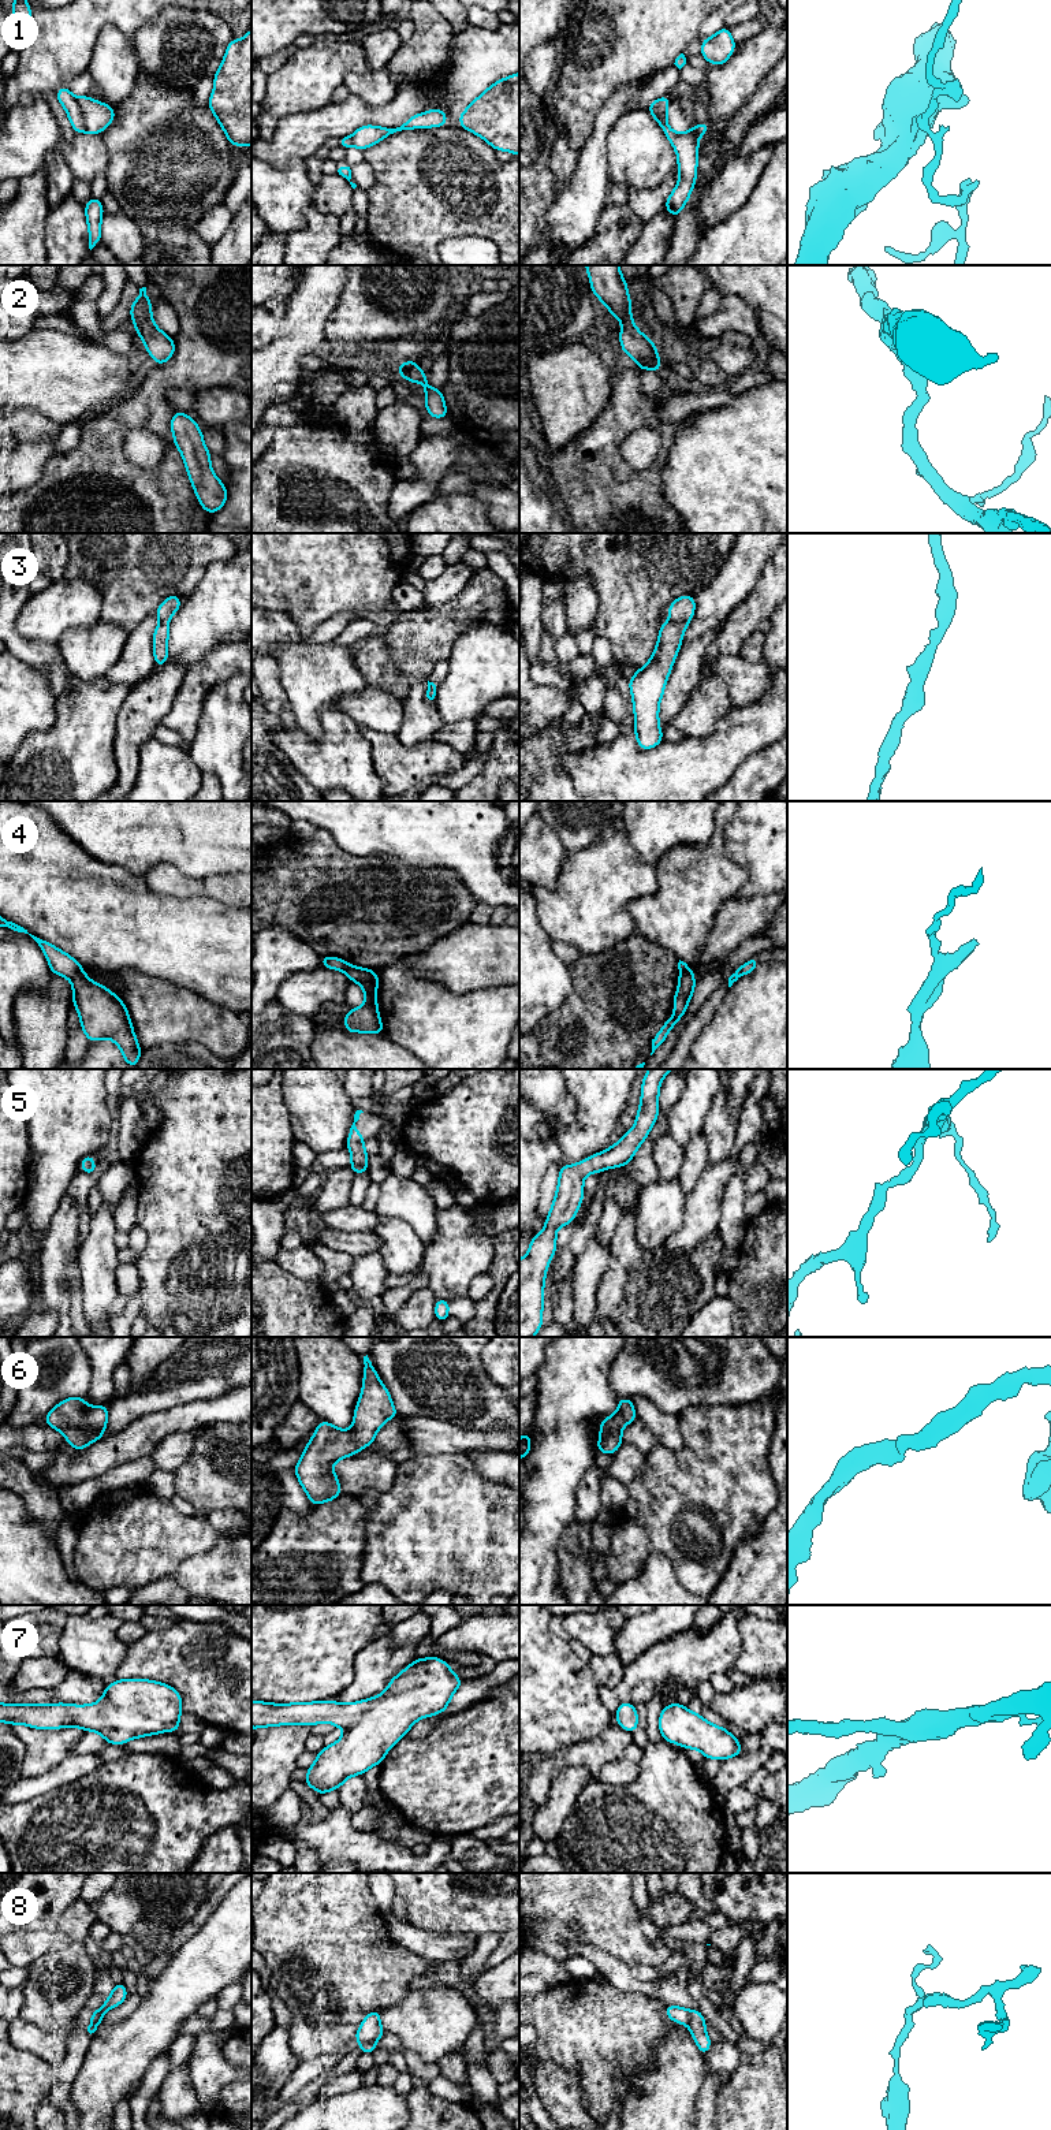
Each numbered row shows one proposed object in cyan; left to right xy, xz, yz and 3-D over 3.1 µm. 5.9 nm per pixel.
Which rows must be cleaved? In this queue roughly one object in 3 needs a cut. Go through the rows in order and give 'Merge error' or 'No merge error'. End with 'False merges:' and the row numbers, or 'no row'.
1: Merge error
2: No merge error
3: No merge error
4: Merge error
5: No merge error
6: No merge error
7: No merge error
8: Merge error
False merges: 1, 4, 8

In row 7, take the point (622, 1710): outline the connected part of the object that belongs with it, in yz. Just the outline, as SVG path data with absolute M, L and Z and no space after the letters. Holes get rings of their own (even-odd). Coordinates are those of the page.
M620 1702L616 1709L615 1721L627 1732L633 1734L638 1727L638 1714L636 1705L629 1702Z

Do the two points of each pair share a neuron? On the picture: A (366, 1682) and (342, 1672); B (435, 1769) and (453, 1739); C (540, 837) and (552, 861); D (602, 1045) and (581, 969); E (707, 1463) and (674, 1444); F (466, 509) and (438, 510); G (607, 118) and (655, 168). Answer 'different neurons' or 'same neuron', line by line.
A: different neurons
B: same neuron
C: same neuron
D: same neuron
E: different neurons
F: same neuron
G: different neurons

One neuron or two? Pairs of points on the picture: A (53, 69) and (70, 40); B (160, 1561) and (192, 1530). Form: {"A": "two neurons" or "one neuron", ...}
{"A": "one neuron", "B": "one neuron"}

